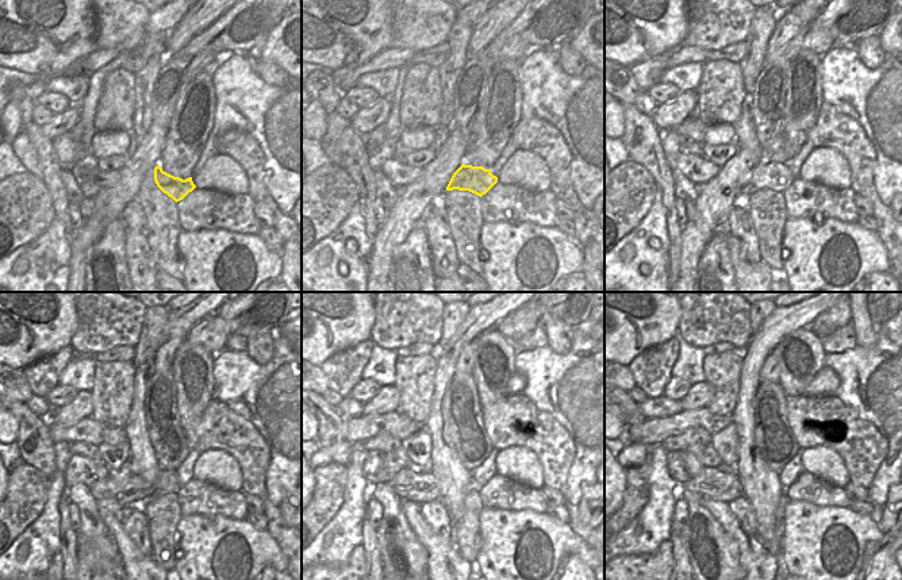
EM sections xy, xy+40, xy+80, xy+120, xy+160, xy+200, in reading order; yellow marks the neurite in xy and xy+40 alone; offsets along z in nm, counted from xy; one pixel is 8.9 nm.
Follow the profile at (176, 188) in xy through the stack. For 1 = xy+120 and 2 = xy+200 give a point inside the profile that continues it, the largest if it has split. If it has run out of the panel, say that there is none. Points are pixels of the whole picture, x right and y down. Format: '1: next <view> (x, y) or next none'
1: next xy+120 (168, 481)
2: next xy+200 (709, 477)

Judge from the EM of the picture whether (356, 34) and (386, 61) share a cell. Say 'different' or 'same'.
different

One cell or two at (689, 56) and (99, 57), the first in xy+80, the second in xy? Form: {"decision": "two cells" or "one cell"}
{"decision": "one cell"}

